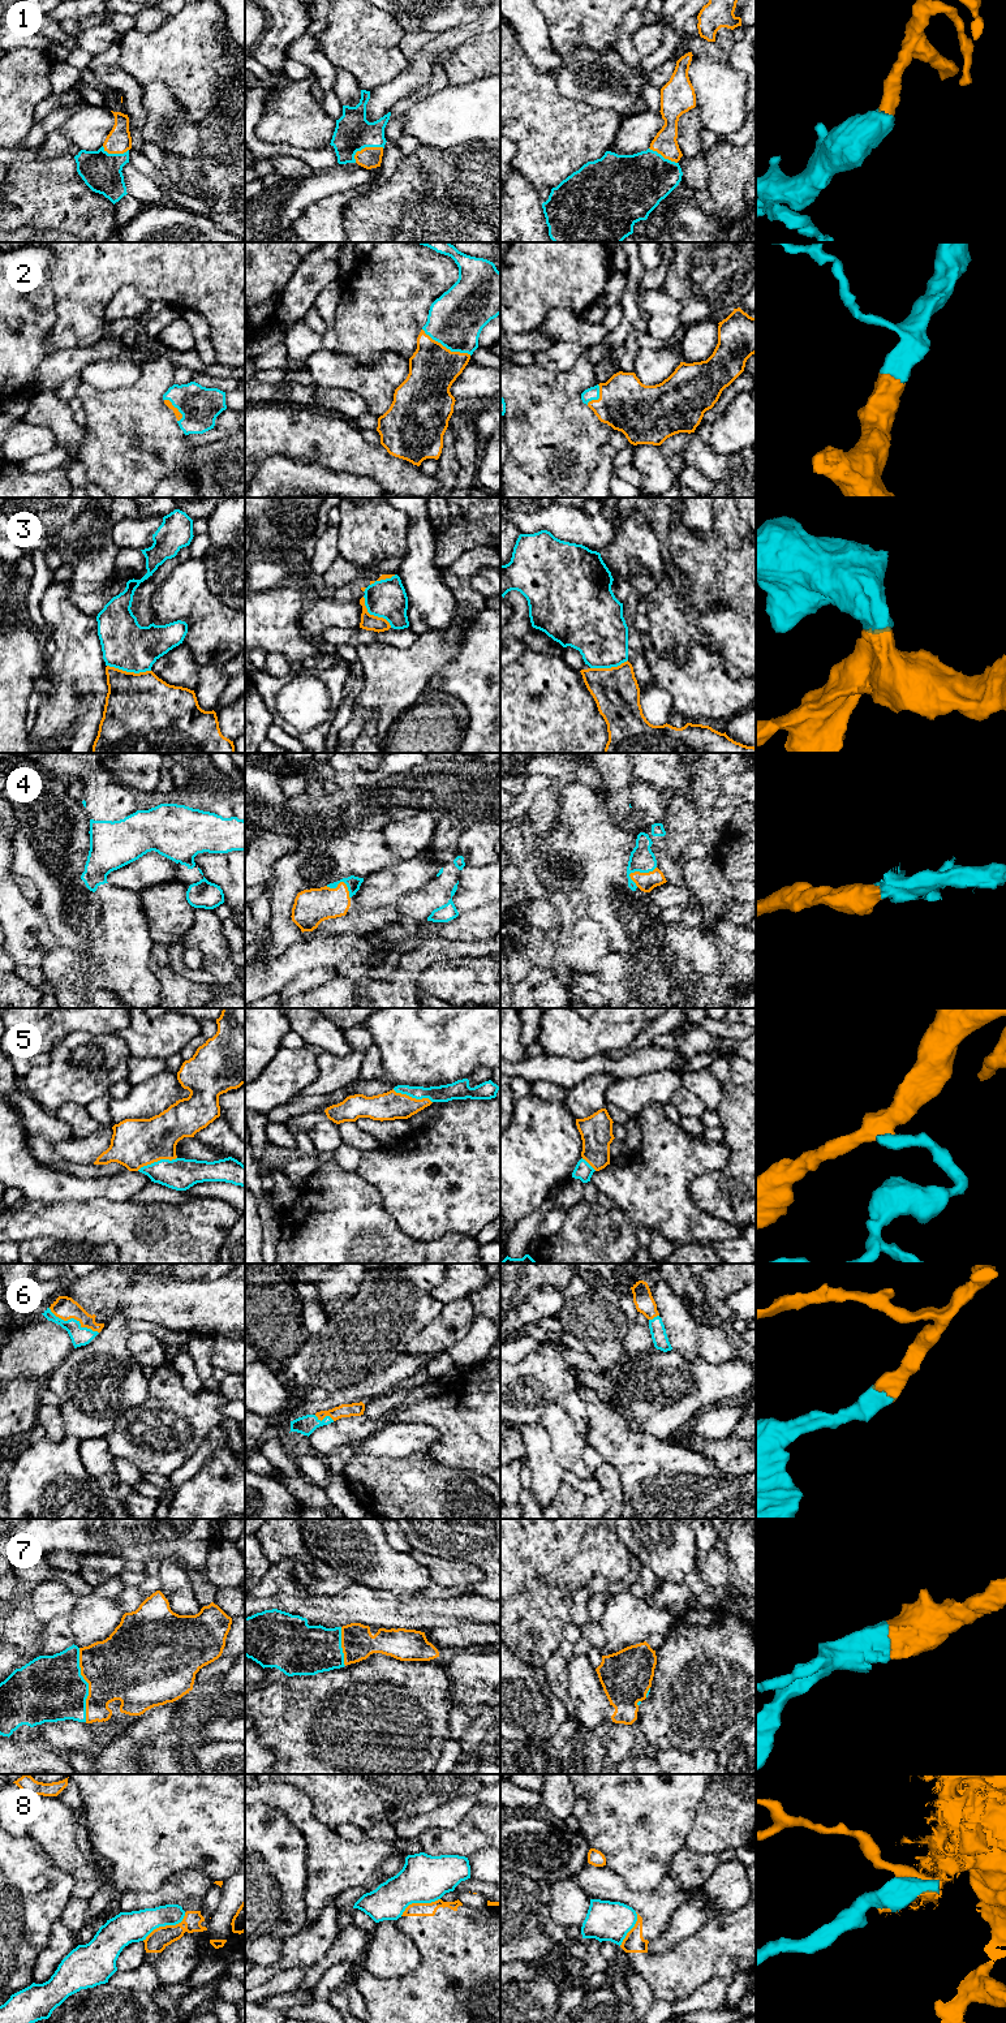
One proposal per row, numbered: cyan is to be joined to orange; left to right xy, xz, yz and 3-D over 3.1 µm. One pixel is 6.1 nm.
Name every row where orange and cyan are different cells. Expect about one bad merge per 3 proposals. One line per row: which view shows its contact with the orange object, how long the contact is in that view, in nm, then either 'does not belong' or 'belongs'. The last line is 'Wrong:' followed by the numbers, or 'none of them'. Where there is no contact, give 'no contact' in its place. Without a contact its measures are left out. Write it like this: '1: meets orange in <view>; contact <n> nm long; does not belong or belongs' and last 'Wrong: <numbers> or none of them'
1: meets orange in xz; contact 200 nm long; belongs
2: meets orange in xz; contact 340 nm long; belongs
3: meets orange in xy; contact 280 nm long; does not belong
4: meets orange in yz; contact 190 nm long; belongs
5: meets orange in xy; contact 260 nm long; belongs
6: meets orange in xy; contact 340 nm long; belongs
7: meets orange in xy; contact 460 nm long; belongs
8: meets orange in xy; contact 320 nm long; does not belong
Wrong: 3, 8

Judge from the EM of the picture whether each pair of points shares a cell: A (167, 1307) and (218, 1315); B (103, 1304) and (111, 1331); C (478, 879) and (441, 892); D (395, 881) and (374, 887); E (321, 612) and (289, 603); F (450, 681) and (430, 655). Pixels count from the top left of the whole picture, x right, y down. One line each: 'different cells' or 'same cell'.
A: same cell
B: different cells
C: different cells
D: same cell
E: different cells
F: different cells

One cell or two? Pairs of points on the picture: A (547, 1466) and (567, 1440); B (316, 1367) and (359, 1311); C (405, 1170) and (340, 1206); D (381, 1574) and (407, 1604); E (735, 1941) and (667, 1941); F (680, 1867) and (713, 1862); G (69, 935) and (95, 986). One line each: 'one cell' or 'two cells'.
A: two cells
B: one cell
C: two cells
D: two cells
E: two cells
F: one cell
G: one cell

